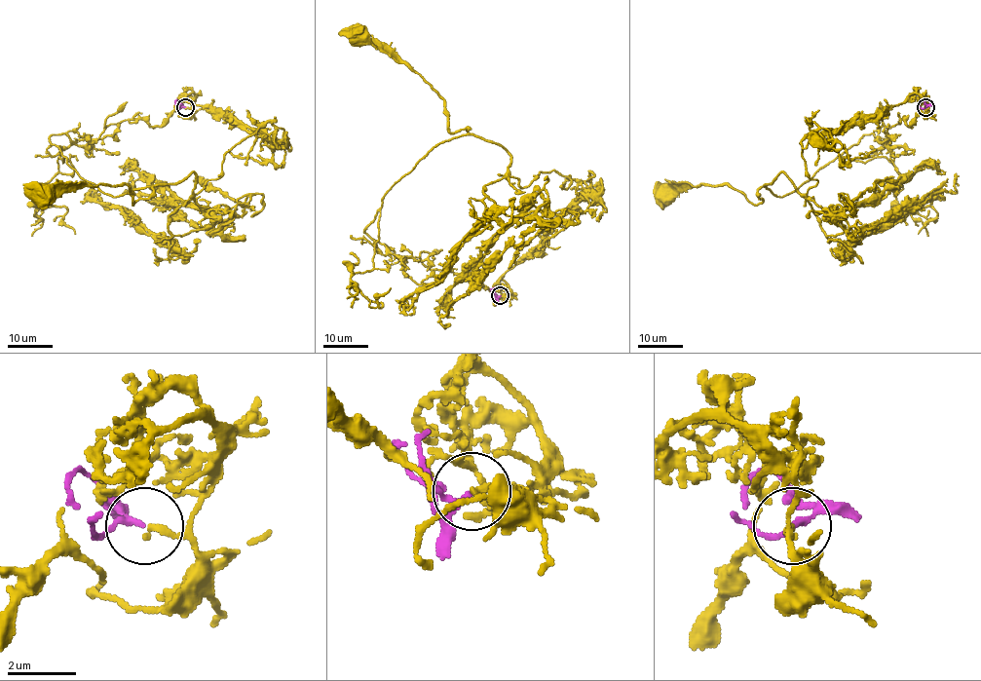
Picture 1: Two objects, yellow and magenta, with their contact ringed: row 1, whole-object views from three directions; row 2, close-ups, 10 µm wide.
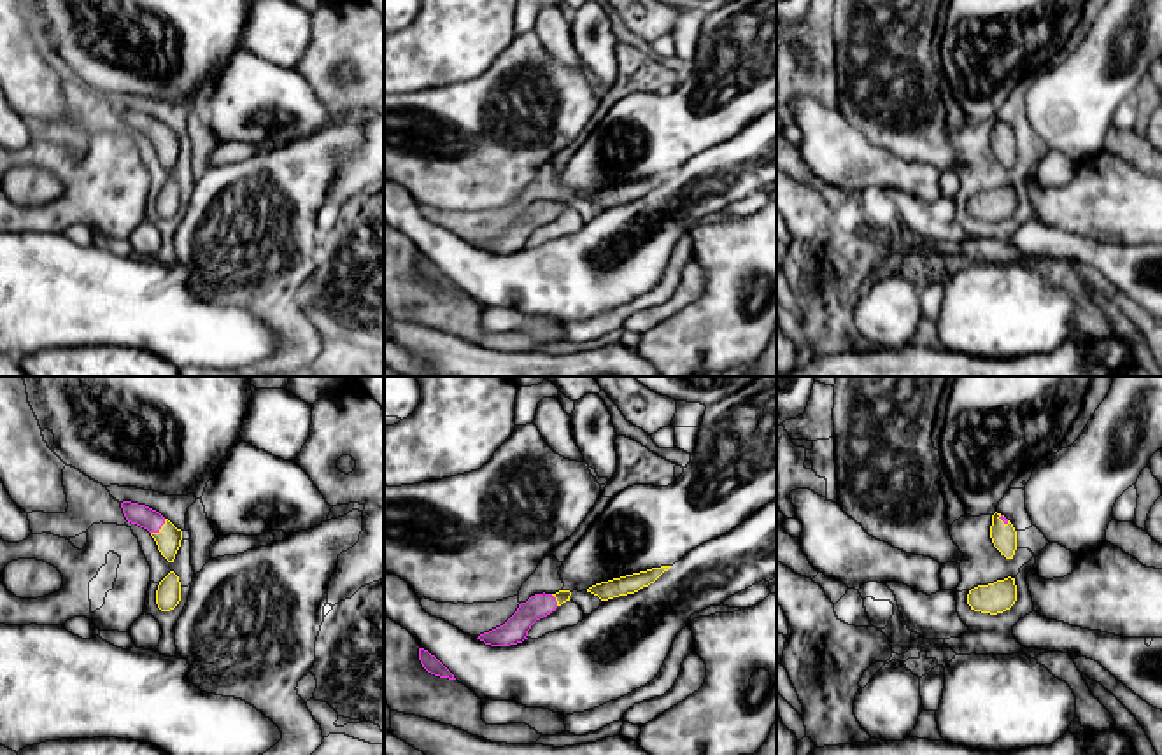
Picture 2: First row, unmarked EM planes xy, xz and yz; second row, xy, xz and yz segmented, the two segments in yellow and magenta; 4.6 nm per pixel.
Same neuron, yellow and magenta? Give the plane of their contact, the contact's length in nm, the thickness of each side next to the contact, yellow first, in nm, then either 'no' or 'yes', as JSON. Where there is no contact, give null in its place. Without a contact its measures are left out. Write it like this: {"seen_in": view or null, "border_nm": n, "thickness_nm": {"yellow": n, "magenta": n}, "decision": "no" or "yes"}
{"seen_in": "xy", "border_nm": 100, "thickness_nm": {"yellow": 110, "magenta": 100}, "decision": "yes"}

